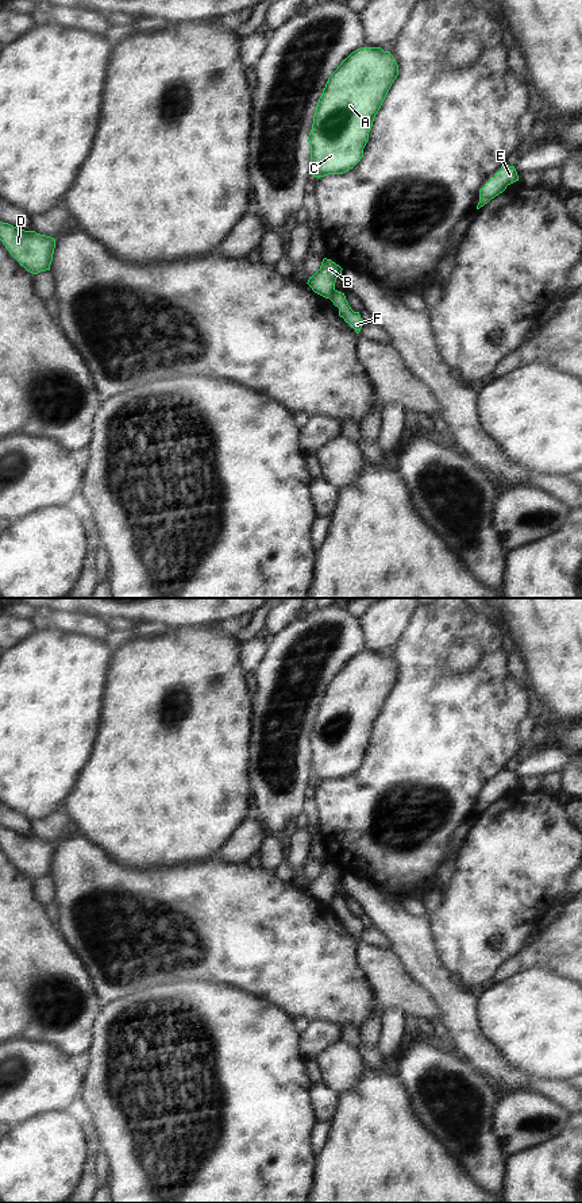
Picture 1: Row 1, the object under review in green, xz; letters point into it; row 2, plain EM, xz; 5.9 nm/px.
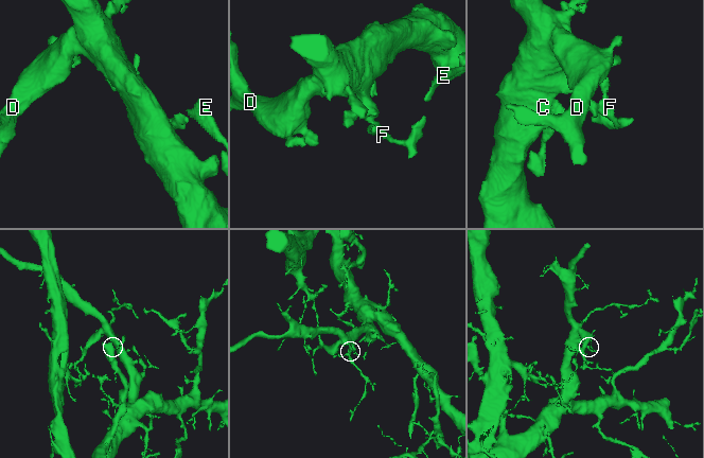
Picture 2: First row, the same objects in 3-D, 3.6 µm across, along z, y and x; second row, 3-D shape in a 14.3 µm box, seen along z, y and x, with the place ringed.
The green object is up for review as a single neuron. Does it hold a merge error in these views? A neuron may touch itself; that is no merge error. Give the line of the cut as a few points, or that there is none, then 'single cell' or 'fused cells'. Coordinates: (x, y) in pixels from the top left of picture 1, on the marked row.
cut xz (334, 289), (328, 297); fused cells

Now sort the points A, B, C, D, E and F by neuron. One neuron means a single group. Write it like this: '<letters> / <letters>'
A B C D E / F

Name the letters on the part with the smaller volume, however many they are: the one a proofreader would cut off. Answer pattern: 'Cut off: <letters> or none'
Cut off: F

